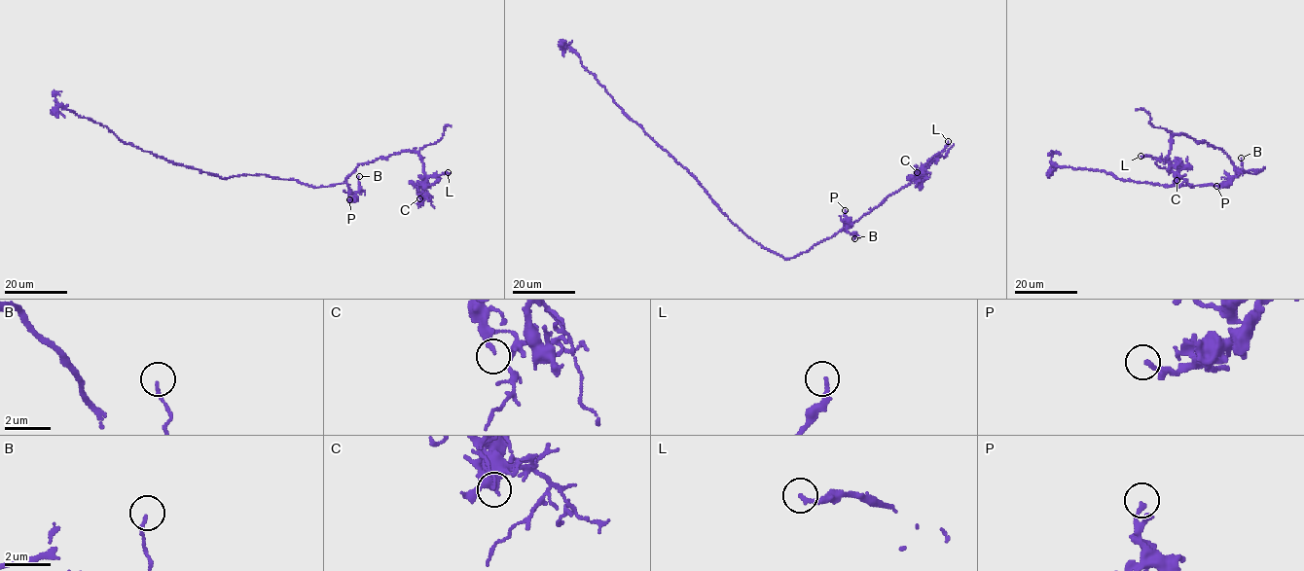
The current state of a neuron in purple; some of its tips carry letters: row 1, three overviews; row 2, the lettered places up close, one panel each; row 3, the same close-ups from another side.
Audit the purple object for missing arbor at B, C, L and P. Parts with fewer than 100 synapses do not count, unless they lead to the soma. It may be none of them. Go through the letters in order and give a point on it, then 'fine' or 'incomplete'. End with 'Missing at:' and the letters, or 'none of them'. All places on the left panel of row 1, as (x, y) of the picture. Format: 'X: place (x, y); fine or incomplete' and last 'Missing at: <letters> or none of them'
B: place (359, 176); fine
C: place (419, 198); fine
L: place (448, 172); fine
P: place (349, 199); fine
Missing at: none of them

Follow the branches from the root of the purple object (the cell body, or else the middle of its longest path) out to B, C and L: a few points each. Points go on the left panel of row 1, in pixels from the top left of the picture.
B: (244, 174), (296, 179), (315, 187), (344, 183), (353, 193), (359, 190), (359, 176)
C: (244, 174), (333, 186), (343, 184), (359, 164), (414, 151), (424, 175), (424, 183), (416, 186), (419, 198)
L: (244, 174), (333, 186), (343, 184), (359, 164), (410, 151), (419, 157), (428, 177), (448, 172)

